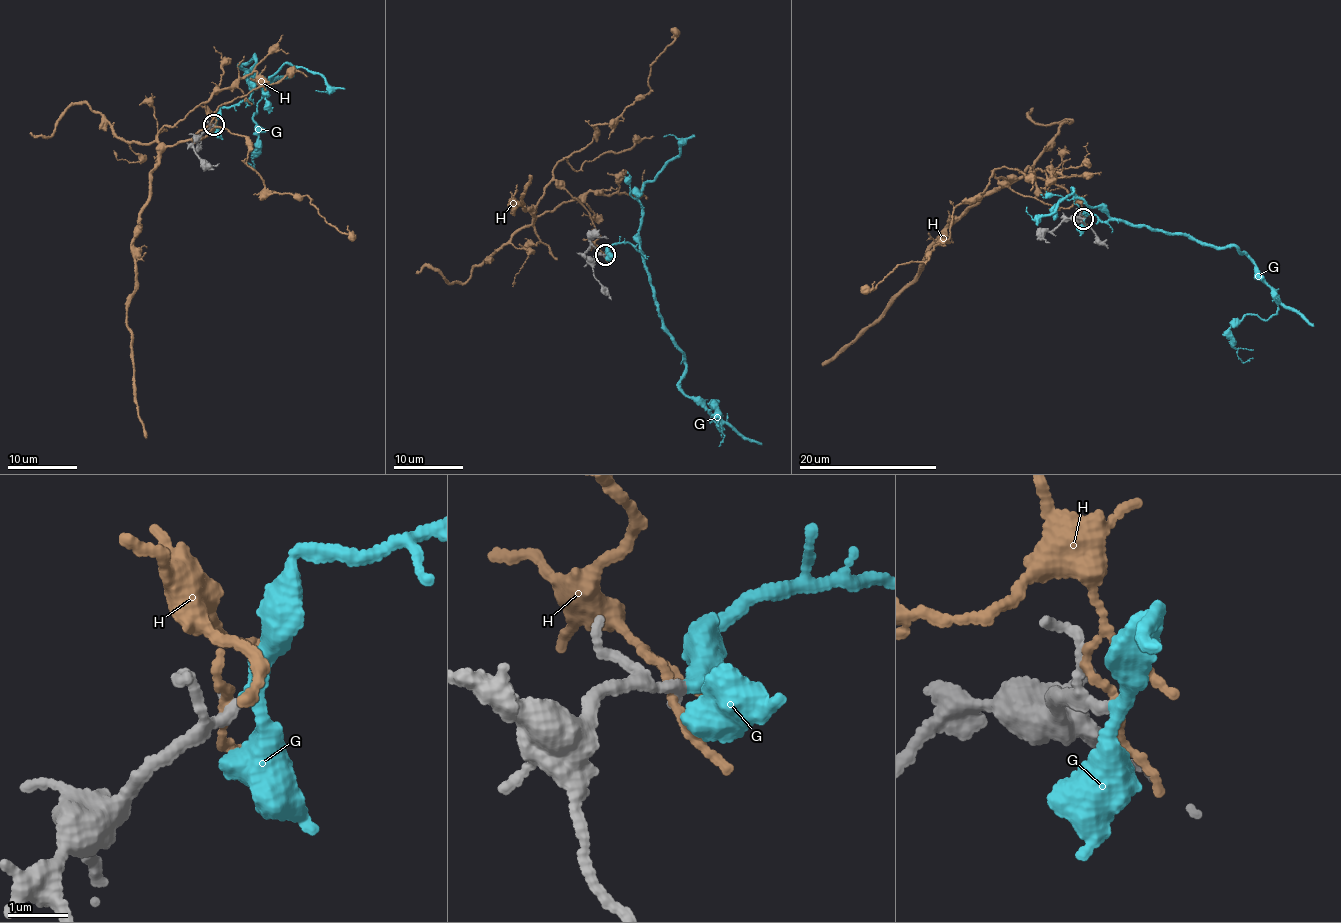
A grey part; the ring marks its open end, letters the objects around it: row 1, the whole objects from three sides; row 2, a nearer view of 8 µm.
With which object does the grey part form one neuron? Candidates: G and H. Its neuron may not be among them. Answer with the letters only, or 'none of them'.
G

